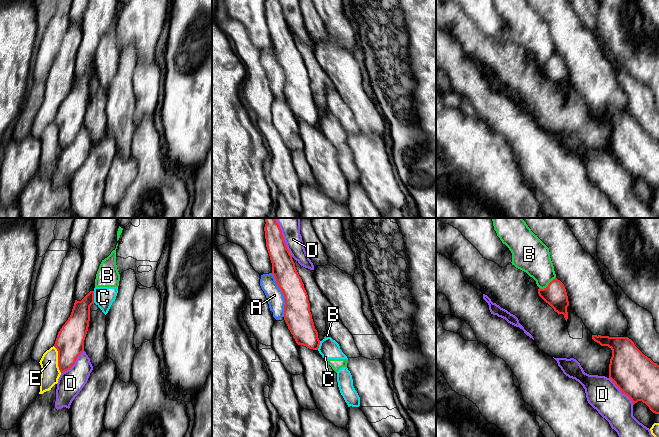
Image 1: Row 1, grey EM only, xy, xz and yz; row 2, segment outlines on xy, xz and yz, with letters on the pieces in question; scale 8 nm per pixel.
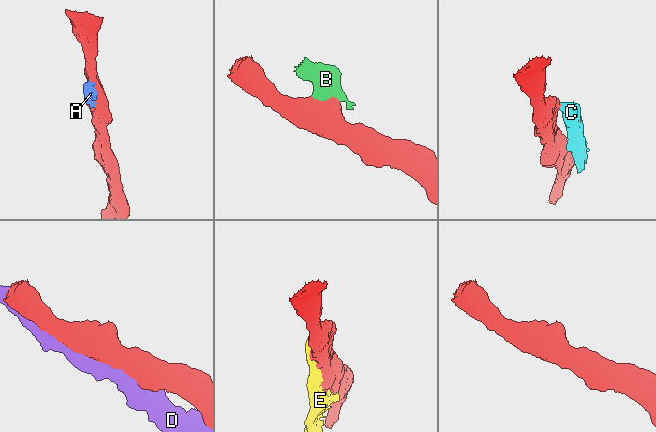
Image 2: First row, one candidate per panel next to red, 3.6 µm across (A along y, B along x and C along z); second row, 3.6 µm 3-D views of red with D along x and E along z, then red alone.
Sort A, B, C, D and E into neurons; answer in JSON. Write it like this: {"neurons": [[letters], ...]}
{"neurons": [["A", "E"], ["B", "C"], ["D"]]}

